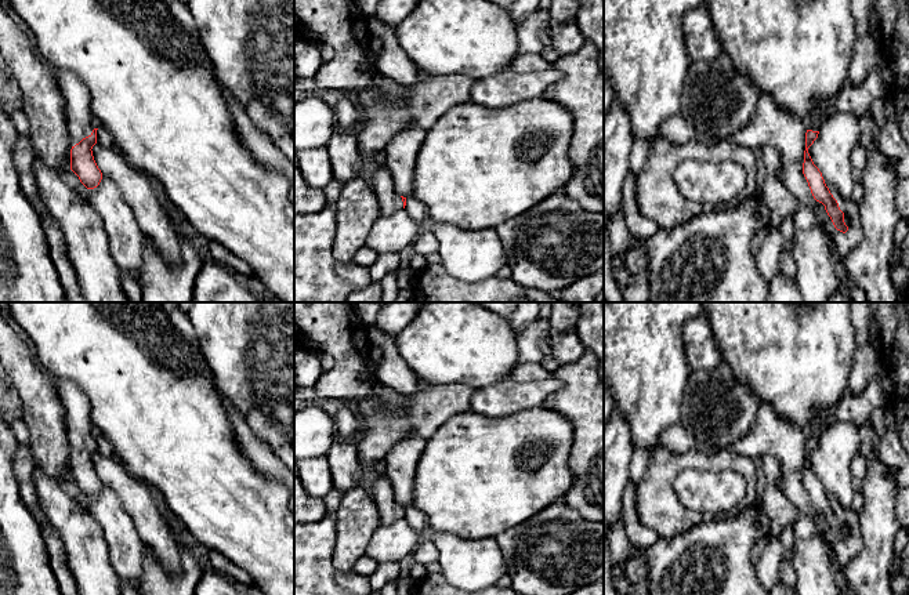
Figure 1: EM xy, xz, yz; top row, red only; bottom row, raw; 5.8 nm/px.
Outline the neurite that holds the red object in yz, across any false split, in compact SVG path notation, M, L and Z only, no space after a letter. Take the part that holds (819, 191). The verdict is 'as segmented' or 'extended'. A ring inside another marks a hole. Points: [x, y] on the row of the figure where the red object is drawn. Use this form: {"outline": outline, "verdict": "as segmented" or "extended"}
{"outline": "M821 99L816 102L814 110L805 120L808 130L805 133L805 150L804 150L804 163L803 174L808 182L814 199L825 206L827 215L830 217L834 228L843 233L848 231L848 226L844 222L844 213L840 210L837 200L830 193L829 188L825 184L822 173L814 164L808 148L818 138L819 130L825 123L825 116L833 108L834 99Z", "verdict": "extended"}

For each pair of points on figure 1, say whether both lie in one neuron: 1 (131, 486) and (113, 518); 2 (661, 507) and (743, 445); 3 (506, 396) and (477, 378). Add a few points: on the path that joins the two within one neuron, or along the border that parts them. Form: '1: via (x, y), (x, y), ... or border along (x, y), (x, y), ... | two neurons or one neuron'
1: border along (102, 483), (116, 494), (137, 533) | two neurons
2: border along (742, 454), (752, 459) | two neurons
3: border along (509, 377), (474, 388) | two neurons

